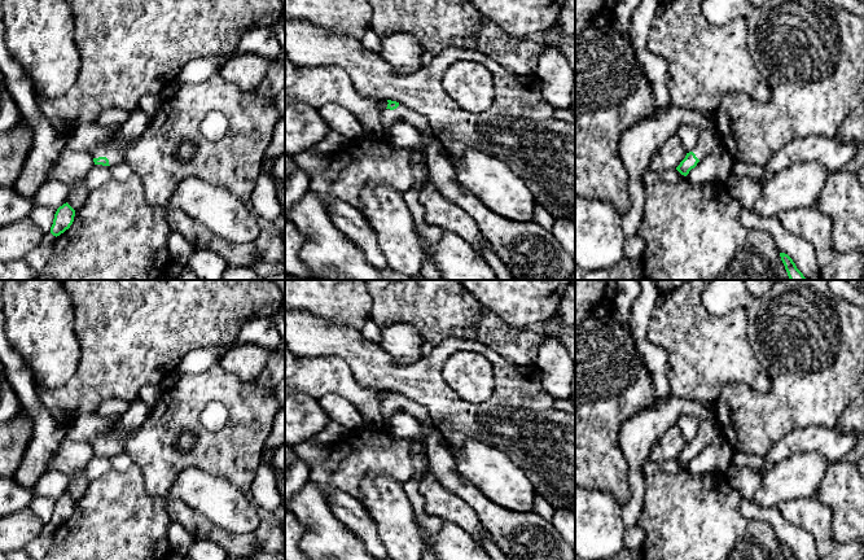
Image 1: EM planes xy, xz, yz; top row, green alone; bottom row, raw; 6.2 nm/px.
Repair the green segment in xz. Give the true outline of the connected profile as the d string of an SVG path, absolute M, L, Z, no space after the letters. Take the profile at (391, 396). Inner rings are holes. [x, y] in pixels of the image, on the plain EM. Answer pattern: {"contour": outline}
{"contour": "M387 390L387 393L387 398L381 402L382 419L386 419L395 411L402 410L415 416L418 421L426 425L433 425L427 410L421 404L396 391Z"}

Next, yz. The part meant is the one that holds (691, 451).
{"contour": "M715 420L703 421L697 437L692 442L687 443L676 460L681 465L687 467L689 461L694 459L699 451L707 447L719 434L720 432Z"}

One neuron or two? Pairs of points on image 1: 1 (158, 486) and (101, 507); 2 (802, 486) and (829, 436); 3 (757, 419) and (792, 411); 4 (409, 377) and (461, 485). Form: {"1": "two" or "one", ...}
{"1": "two", "2": "two", "3": "one", "4": "two"}

